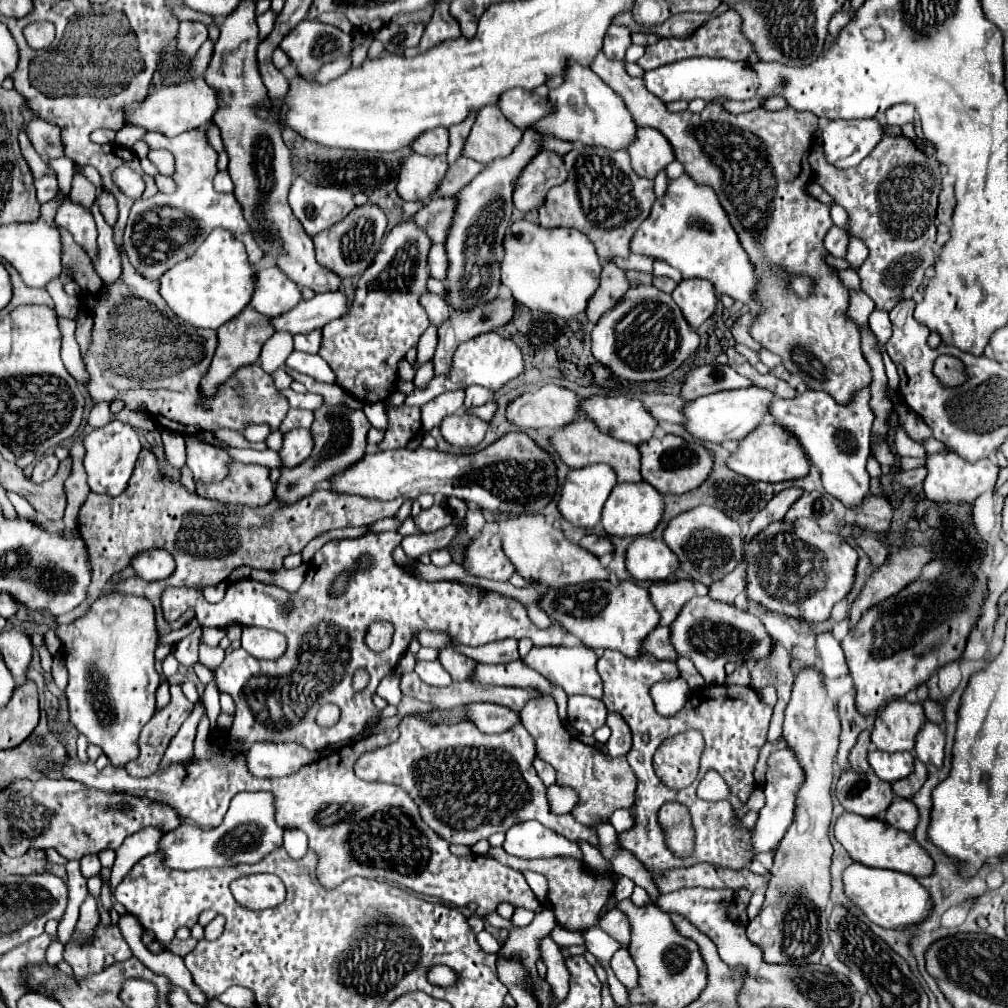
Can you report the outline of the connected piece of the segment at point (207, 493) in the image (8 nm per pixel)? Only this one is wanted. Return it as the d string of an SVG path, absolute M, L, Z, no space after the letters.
M234 461L230 463L230 475L222 483L196 483L196 493L216 501L258 507L274 499L274 485L268 467Z

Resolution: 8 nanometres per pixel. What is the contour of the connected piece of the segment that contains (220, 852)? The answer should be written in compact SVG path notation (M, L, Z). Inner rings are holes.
M268 791L258 793L238 793L230 801L228 813L220 827L198 831L196 825L186 821L178 829L168 831L160 849L164 849L166 865L172 869L200 869L200 867L226 867L234 863L256 863L266 853L282 845L282 827L274 821L274 795Z

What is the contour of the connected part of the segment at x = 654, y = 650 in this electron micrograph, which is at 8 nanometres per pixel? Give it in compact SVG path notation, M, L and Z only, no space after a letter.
M658 627L648 641L644 641L646 651L652 653L654 657L676 661L678 653L674 653L674 647L670 647L670 629L668 627Z

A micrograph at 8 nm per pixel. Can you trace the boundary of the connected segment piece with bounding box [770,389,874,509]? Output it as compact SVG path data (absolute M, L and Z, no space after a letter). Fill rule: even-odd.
M868 389L858 391L850 405L838 405L824 391L806 391L794 399L774 399L770 405L770 417L774 423L782 425L782 429L798 439L808 461L818 469L824 491L836 497L846 509L862 505L866 495L870 495L866 459L870 453L870 429L874 413L868 401Z

